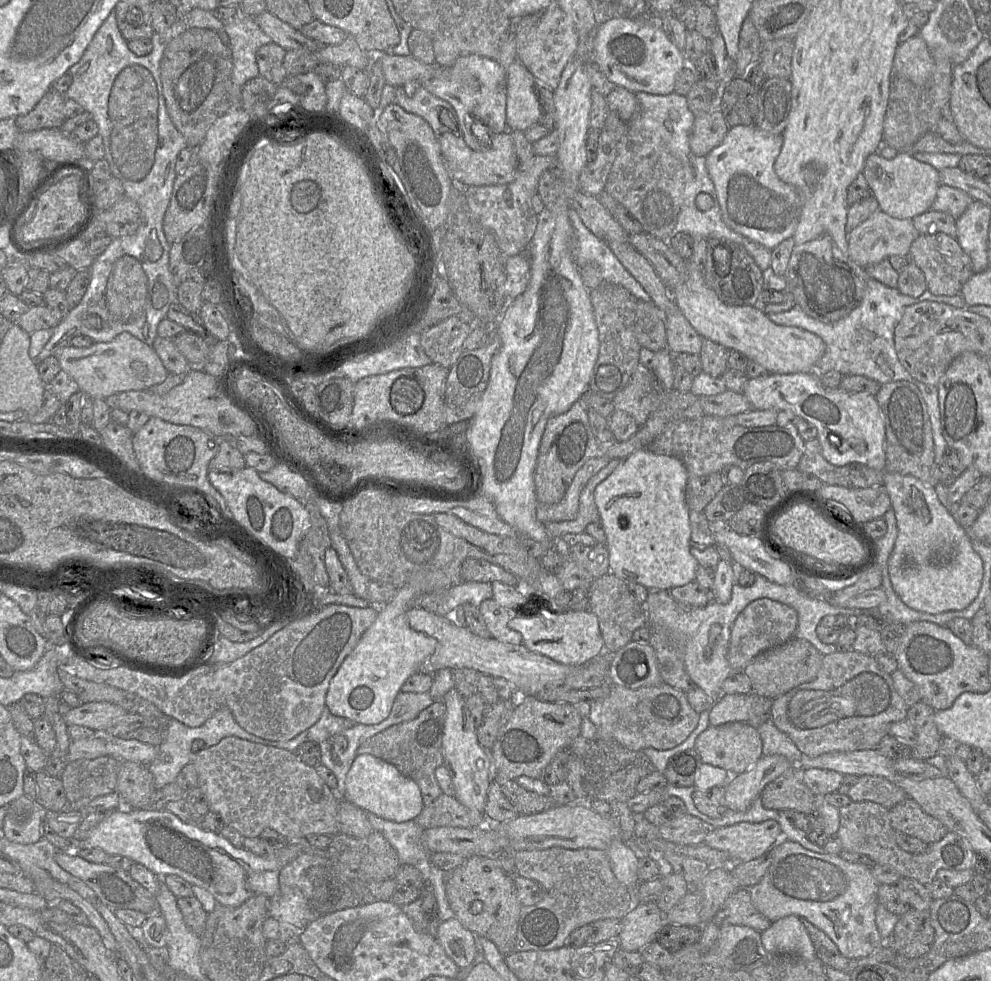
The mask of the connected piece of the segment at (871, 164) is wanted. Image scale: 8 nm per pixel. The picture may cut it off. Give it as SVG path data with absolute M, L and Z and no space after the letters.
M899 151L892 159L885 159L879 153L869 155L861 172L879 208L897 219L913 219L932 208L938 187L939 170L928 163L916 160L911 153Z

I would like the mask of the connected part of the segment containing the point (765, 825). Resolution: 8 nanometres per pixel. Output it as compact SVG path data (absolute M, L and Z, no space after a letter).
M775 820L761 823L741 822L716 828L703 844L725 852L733 862L756 859L782 839L782 830Z

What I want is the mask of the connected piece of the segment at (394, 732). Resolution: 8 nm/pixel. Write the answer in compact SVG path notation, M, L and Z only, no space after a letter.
M434 701L410 721L402 722L375 734L357 748L357 755L370 754L394 765L420 788L424 806L431 804L442 791L435 777L436 768L443 765L442 739L446 717L443 701Z

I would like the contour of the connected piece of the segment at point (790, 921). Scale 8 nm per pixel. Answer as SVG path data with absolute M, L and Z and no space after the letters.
M789 915L772 922L761 932L761 941L770 955L794 954L804 959L815 959L816 950L803 921Z

